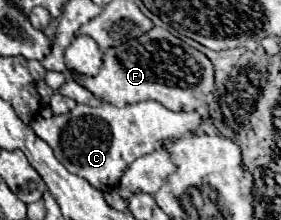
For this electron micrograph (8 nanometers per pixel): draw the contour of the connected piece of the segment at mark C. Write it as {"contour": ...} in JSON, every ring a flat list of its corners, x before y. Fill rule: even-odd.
{"contour":[[154,100,126,104,122,108,112,104,100,104,96,108,78,104,74,110,48,120,38,114,32,118,30,126,54,150,54,156,68,172,82,176,96,190,108,192,118,184,124,168,128,168,132,160,158,150,160,140,196,132,200,126,200,114,172,112]]}

